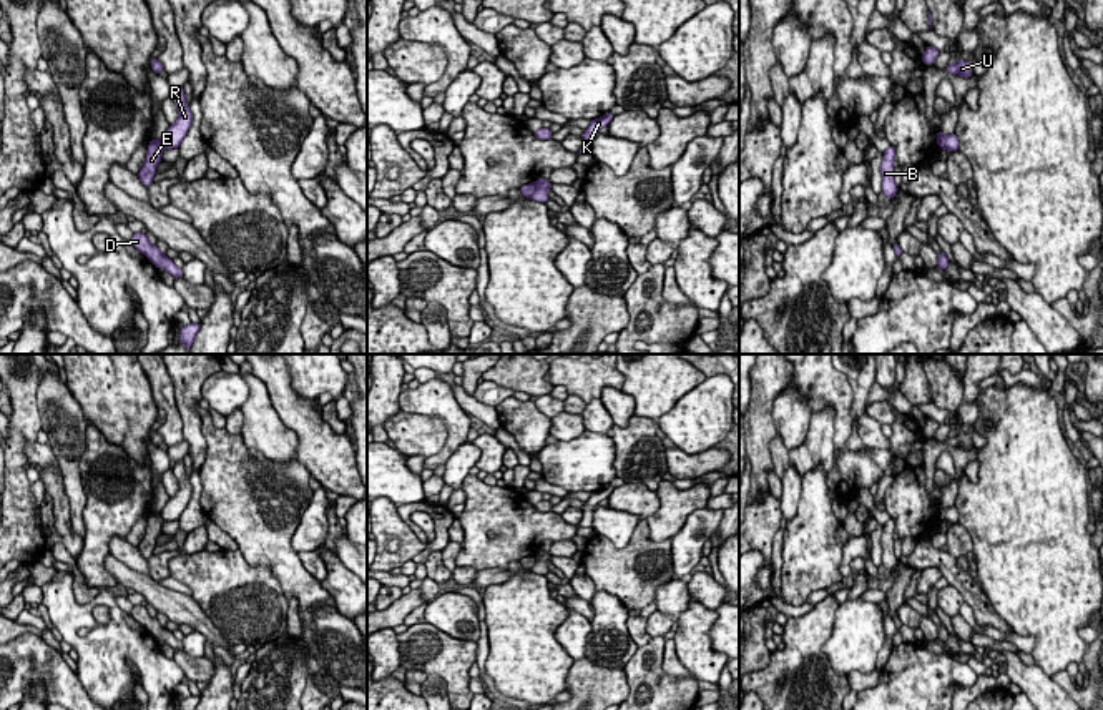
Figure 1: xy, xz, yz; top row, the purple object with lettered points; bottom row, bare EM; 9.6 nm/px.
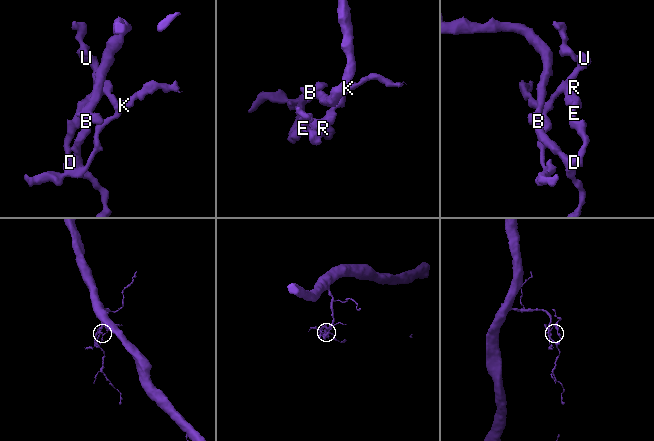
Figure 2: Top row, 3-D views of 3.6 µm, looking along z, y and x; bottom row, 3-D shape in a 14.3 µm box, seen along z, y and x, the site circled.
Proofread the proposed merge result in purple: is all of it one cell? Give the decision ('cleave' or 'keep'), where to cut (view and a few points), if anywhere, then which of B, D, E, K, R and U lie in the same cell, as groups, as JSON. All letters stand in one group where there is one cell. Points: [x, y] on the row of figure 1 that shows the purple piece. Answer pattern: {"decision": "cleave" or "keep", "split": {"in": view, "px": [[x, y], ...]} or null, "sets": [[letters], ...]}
{"decision": "cleave", "split": {"in": "xy", "px": [[158, 142], [165, 148]]}, "sets": [["B", "D", "E"], ["K", "R", "U"]]}

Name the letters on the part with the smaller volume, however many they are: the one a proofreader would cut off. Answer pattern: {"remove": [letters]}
{"remove": ["K", "R", "U"]}

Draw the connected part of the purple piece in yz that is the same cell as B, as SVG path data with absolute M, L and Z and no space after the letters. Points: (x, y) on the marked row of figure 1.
M889 146L884 151L884 158L880 163L880 173L882 173L882 193L887 196L887 201L895 196L899 186L894 180L894 161L895 161L895 148Z

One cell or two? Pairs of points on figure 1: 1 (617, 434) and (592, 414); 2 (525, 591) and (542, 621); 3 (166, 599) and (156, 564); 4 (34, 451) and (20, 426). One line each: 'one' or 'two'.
1: two
2: one
3: two
4: two

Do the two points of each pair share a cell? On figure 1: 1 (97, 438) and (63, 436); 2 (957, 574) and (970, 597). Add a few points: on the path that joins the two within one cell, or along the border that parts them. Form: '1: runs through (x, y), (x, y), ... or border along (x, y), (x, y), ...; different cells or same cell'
1: border along (88, 424), (78, 476); different cells
2: runs through (960, 579), (970, 592); same cell

